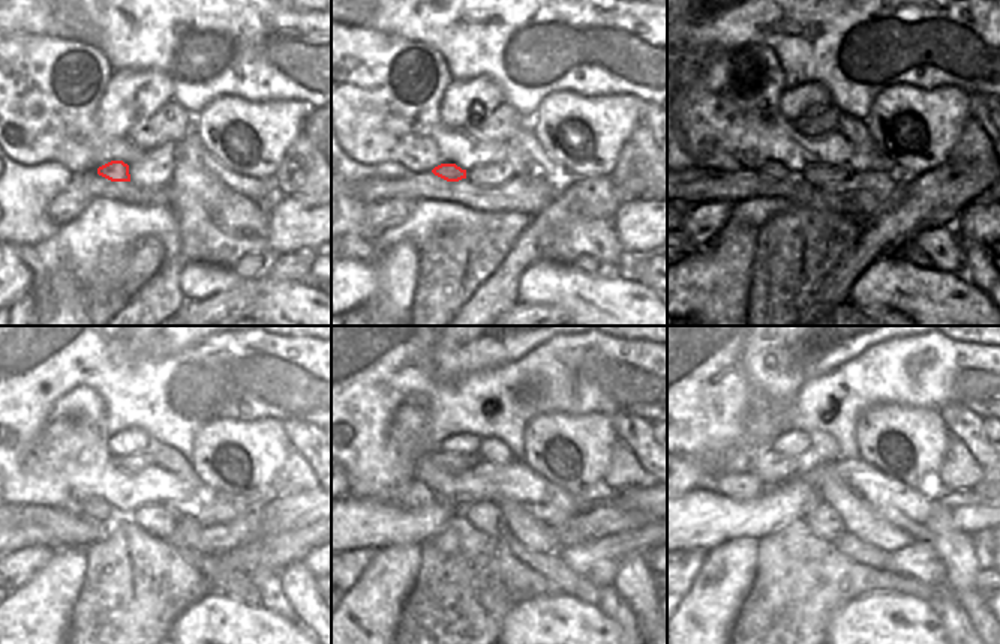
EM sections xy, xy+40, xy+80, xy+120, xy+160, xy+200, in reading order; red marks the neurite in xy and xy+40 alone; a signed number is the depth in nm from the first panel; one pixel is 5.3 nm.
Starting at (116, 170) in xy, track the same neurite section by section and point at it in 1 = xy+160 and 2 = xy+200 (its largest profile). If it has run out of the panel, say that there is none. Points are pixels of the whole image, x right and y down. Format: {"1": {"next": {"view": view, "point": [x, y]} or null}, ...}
{"1": {"next": {"view": "xy+160", "point": [414, 494]}}, "2": {"next": {"view": "xy+200", "point": [745, 485]}}}

